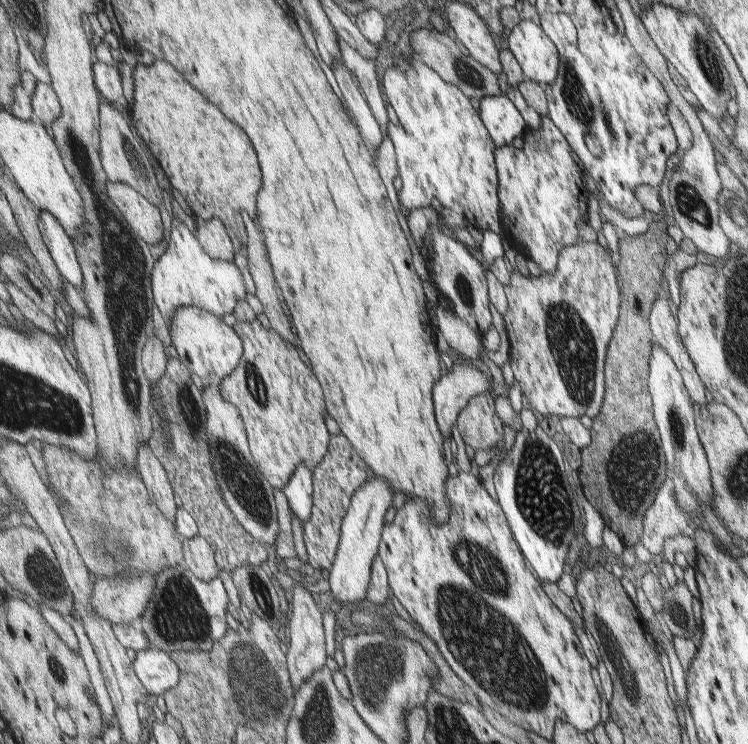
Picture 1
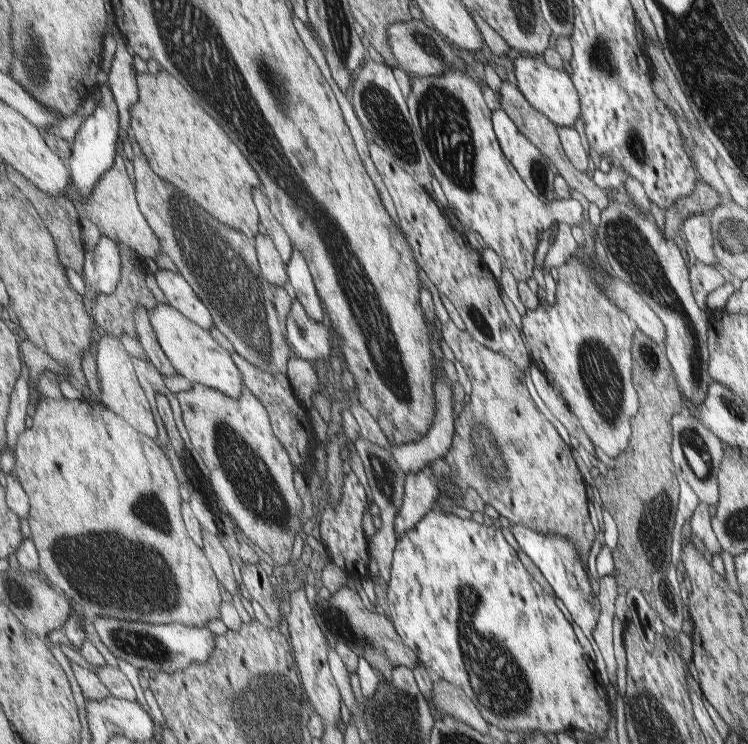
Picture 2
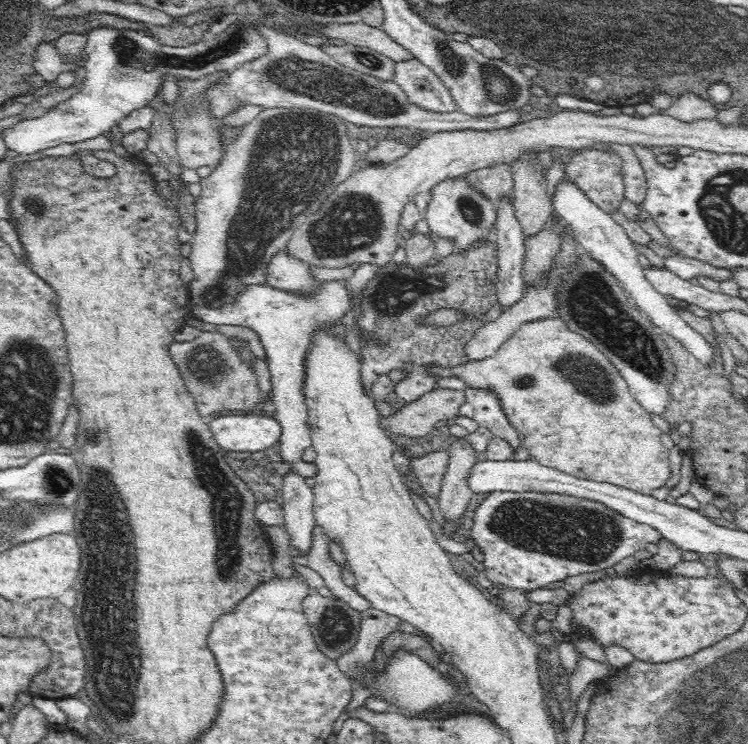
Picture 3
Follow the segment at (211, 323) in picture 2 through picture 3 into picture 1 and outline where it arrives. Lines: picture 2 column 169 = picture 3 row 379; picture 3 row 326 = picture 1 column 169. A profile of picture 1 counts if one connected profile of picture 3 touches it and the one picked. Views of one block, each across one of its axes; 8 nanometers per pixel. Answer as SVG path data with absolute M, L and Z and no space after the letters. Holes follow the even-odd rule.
M174 215L169 246L155 262L151 282L155 305L169 329L181 306L199 306L223 318L227 314L233 314L241 300L247 300L247 284L241 270L229 260L213 259L203 249L197 236Z

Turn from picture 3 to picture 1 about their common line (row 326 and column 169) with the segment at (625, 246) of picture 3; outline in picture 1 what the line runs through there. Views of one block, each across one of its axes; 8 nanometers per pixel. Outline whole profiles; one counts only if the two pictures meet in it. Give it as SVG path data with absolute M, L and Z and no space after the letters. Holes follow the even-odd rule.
M150 647L147 650L136 652L134 668L149 694L153 696L164 696L171 688L179 684L180 669L171 654Z

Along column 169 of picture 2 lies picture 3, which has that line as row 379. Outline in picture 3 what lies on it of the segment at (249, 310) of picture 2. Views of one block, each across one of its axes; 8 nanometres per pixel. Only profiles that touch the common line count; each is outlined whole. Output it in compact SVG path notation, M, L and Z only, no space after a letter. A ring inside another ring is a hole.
M221 333L208 334L204 340L175 341L167 350L169 359L175 363L184 385L194 398L201 417L214 418L224 412L247 415L269 407L269 398L261 390L257 375L240 359L229 340Z

